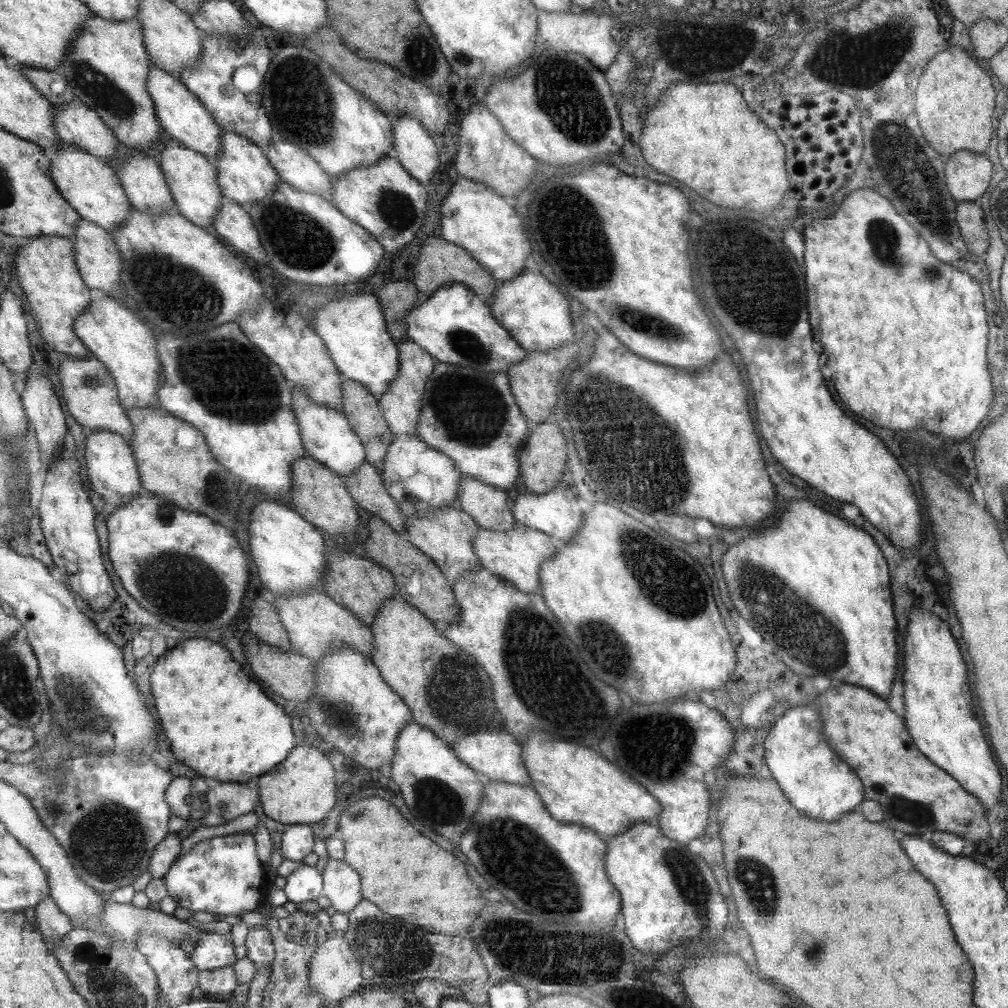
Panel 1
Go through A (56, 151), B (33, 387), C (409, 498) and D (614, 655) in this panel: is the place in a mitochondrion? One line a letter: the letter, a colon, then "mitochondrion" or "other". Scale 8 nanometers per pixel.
A: other
B: other
C: mitochondrion
D: mitochondrion

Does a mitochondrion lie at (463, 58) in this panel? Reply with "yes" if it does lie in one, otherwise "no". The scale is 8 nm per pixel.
yes

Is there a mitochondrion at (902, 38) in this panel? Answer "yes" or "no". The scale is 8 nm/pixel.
yes

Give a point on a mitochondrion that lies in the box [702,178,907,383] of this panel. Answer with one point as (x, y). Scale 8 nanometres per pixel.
(885, 246)

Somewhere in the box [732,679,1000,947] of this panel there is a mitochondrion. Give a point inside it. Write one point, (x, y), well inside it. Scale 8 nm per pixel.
(900, 806)

